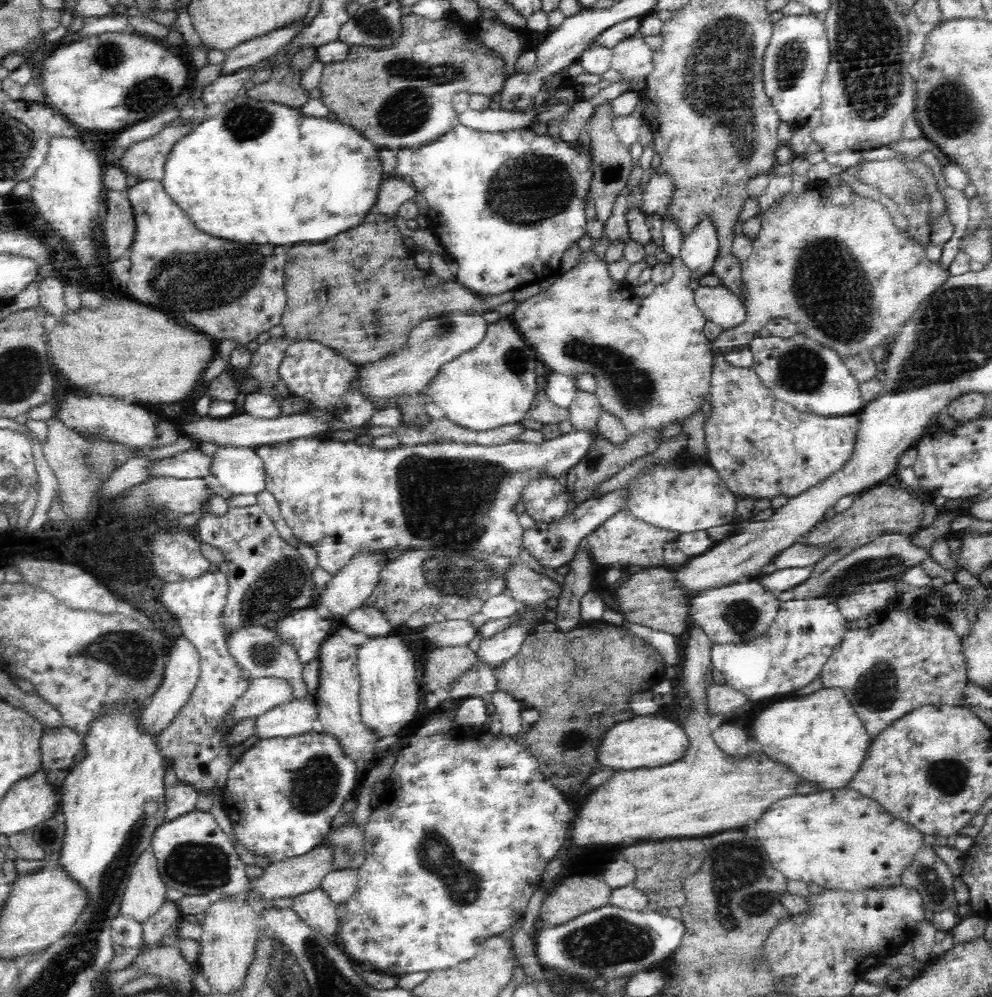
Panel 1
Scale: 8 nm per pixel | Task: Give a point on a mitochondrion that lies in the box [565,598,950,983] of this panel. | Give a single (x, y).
(735, 871)

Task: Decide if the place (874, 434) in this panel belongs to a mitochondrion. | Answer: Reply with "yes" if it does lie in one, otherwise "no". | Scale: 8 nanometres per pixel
no

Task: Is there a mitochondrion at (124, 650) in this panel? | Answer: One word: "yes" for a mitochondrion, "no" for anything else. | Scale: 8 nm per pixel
yes

